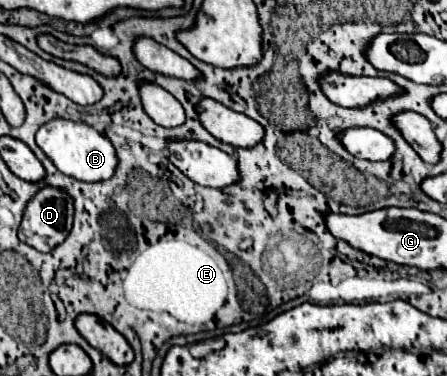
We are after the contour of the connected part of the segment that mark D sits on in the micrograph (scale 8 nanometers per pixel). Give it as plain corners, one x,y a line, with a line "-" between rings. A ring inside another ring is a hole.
46,186
42,188
26,206
26,212
24,212
24,218
22,218
22,224
20,224
20,230
18,230
18,238
40,250
40,252
50,252
54,250
60,242
64,242
64,238
68,236
70,232
70,224
72,224
72,216
74,216
74,206
72,206
72,198
60,190
60,188
52,188
52,186

